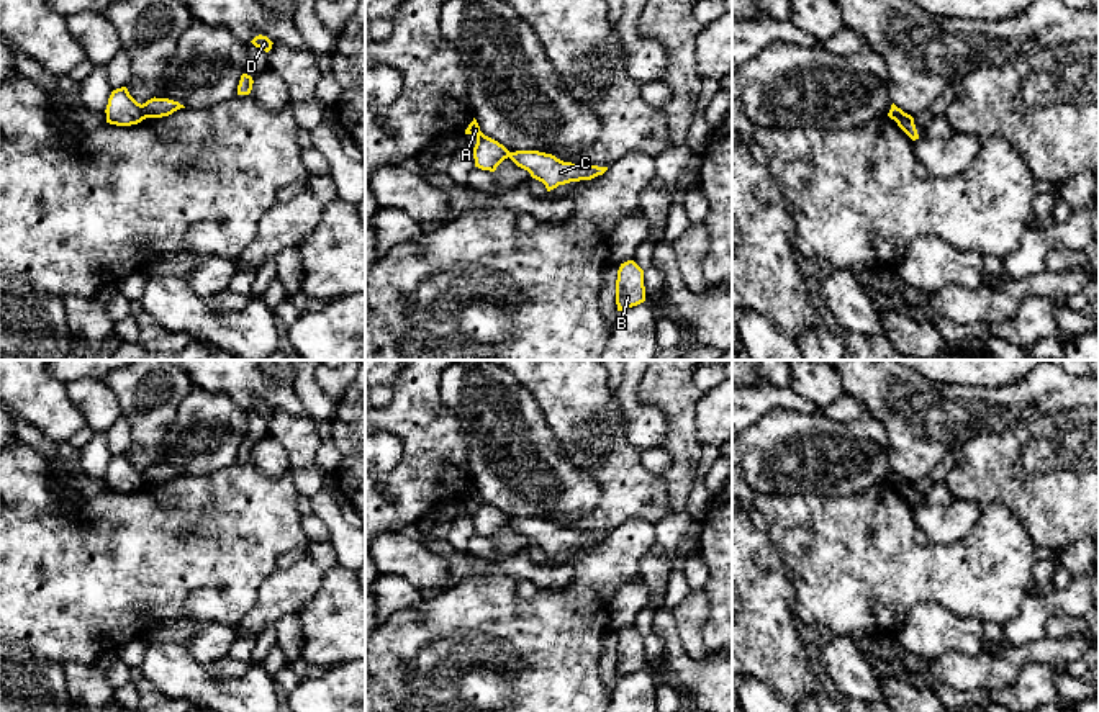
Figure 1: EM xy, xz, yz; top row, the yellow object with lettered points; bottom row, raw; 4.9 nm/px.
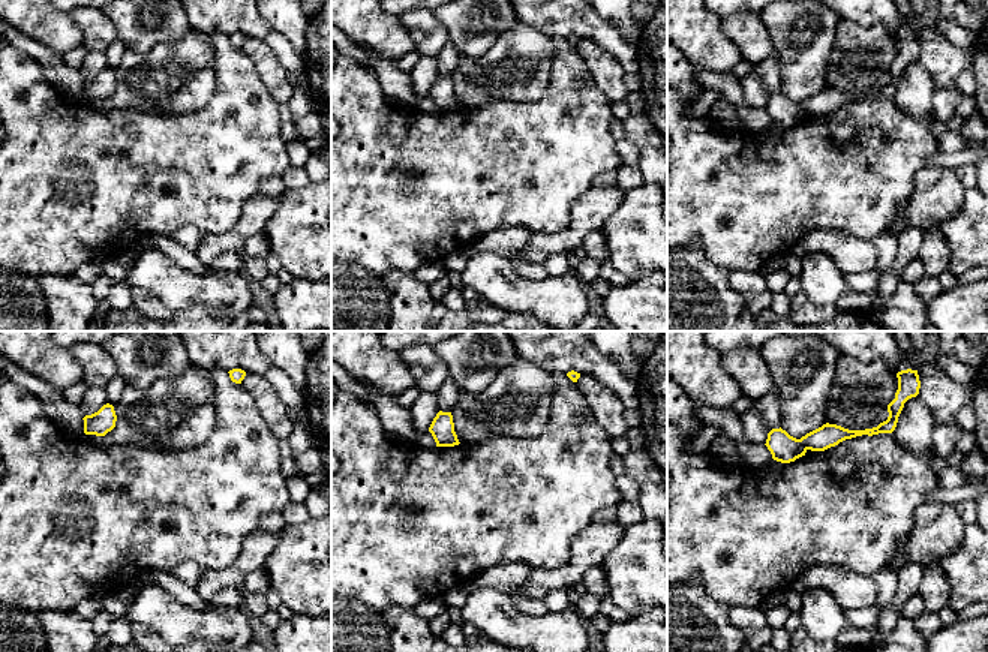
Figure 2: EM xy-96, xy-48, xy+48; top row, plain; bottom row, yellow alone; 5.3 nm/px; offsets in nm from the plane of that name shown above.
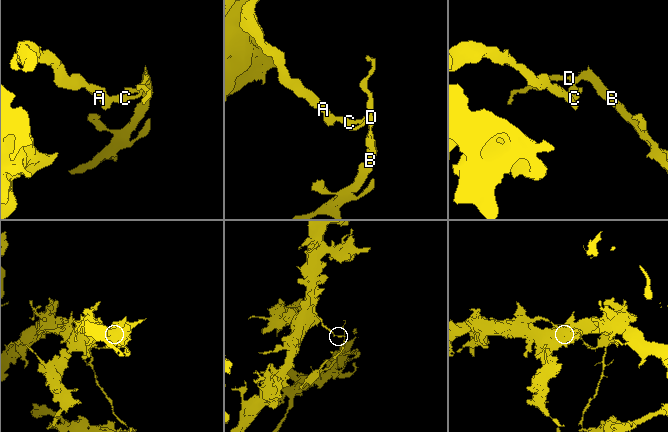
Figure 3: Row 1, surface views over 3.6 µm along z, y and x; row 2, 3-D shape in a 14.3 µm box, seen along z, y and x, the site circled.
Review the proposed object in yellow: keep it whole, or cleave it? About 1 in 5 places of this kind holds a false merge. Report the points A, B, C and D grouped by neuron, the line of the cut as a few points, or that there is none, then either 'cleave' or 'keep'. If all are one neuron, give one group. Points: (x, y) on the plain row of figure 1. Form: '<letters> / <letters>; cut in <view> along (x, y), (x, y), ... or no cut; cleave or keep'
A / B C D; cut in xy along (141, 472), (146, 483); cleave

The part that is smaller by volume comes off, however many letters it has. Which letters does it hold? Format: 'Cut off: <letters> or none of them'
Cut off: B, C, D

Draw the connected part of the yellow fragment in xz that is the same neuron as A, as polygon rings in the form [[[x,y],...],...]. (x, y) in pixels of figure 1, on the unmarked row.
[[[477,486],[468,491],[465,496],[465,501],[475,501],[477,502],[477,511],[473,514],[473,525],[475,525],[475,534],[482,537],[490,537],[495,539],[496,534],[509,524],[509,517],[500,511],[498,507],[485,502],[480,498],[480,493]]]

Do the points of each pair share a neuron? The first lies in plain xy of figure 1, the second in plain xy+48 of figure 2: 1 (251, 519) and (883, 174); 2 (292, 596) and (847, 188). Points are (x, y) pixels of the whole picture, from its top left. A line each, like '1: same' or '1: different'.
1: same
2: different

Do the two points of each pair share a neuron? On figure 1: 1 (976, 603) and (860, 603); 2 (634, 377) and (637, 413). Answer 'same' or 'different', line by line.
1: same
2: same

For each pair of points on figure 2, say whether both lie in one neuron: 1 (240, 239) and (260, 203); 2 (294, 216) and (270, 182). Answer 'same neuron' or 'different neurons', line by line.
1: same neuron
2: different neurons

